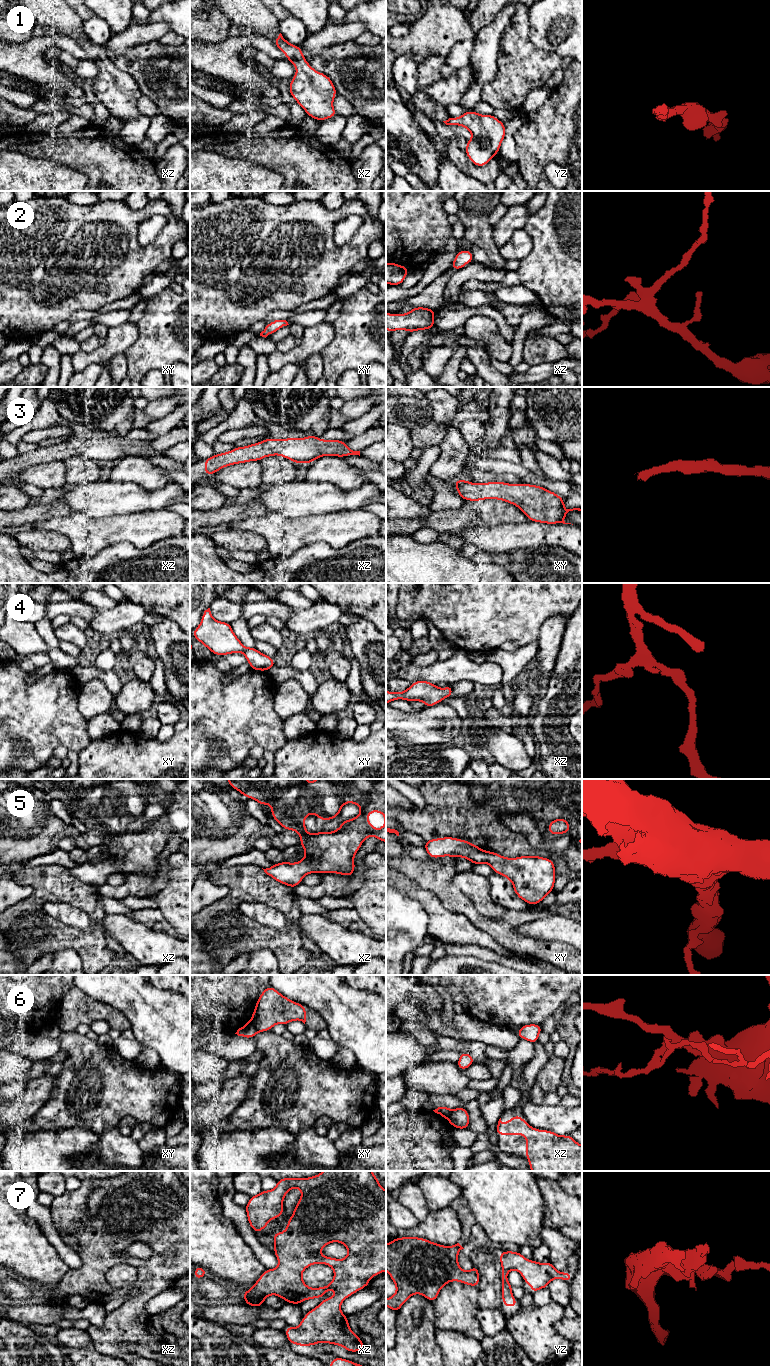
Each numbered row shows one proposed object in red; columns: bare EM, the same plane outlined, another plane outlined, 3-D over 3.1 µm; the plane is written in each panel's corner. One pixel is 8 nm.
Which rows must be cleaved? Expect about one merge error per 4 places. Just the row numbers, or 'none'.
6

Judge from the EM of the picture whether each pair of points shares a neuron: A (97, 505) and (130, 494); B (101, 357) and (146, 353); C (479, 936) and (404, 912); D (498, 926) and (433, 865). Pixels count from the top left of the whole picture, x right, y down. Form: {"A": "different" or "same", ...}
{"A": "same", "B": "different", "C": "different", "D": "same"}

